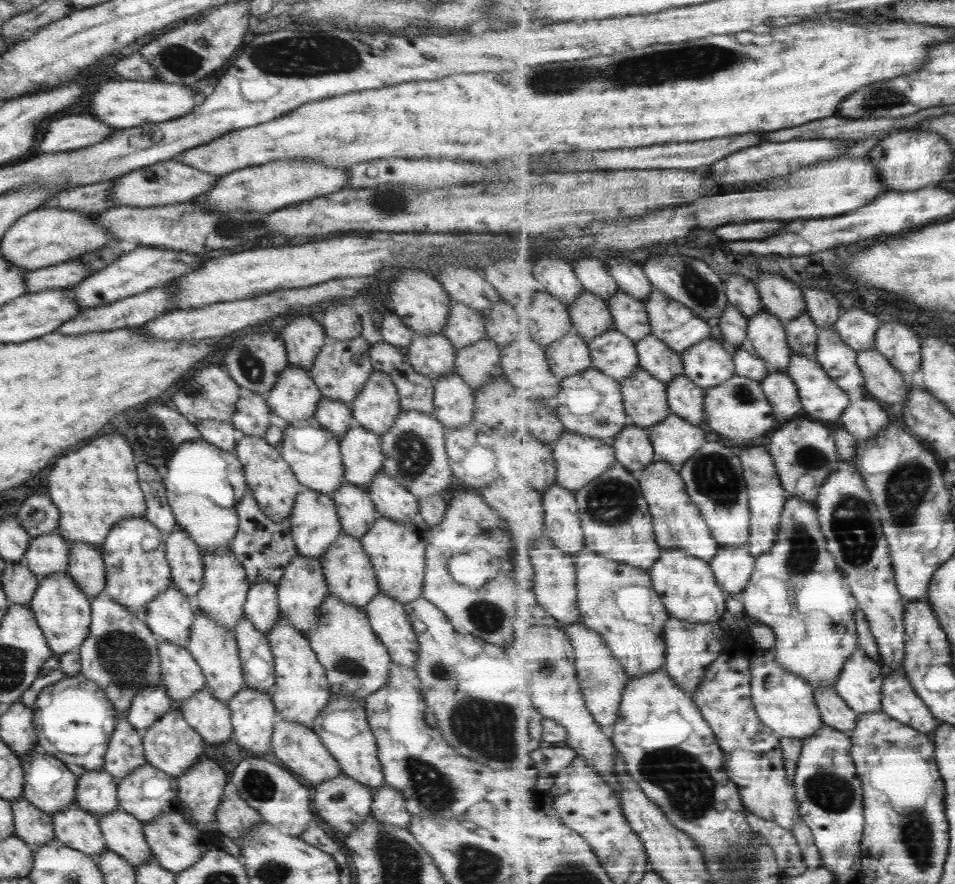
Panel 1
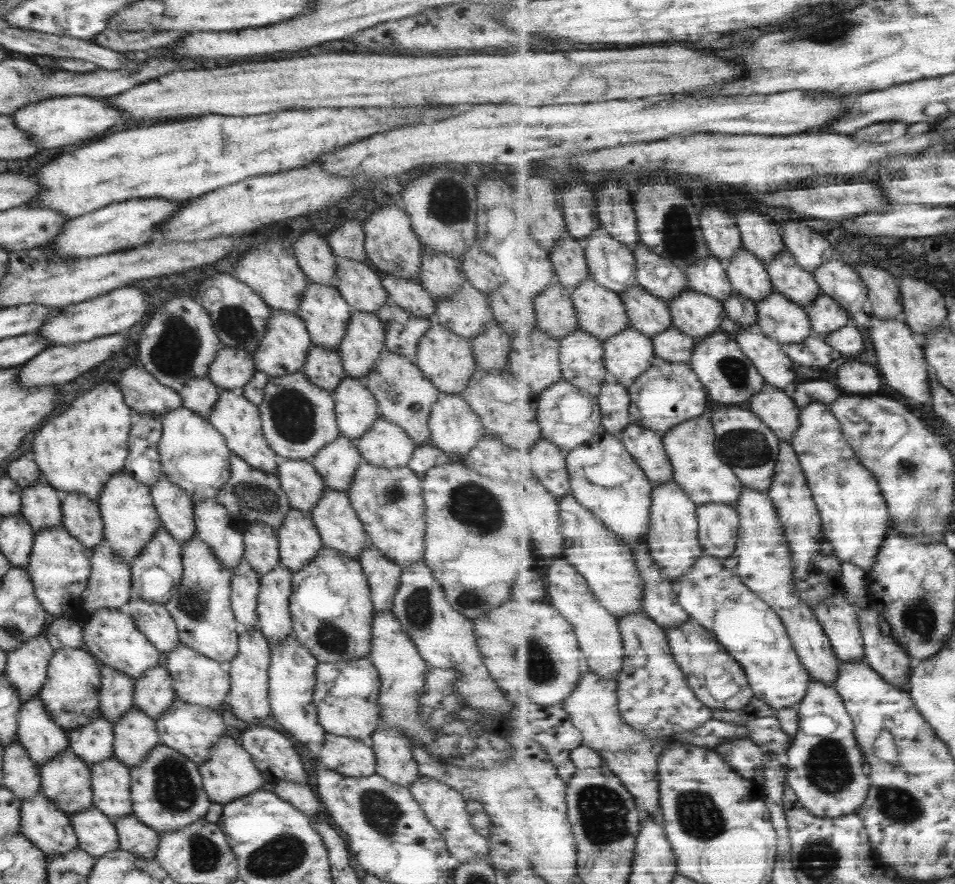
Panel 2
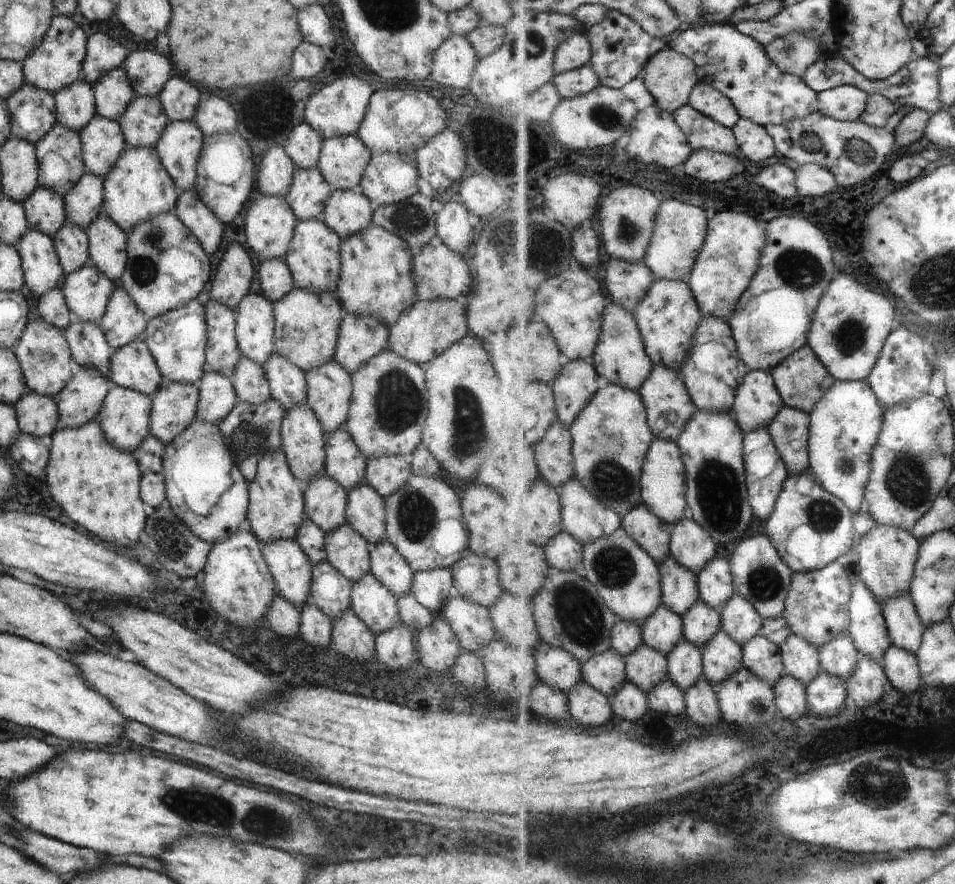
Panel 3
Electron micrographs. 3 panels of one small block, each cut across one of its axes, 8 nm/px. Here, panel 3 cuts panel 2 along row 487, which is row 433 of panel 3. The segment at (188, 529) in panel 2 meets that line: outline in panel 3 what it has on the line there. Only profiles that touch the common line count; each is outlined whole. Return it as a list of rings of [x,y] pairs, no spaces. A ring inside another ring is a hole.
[[[165,379],[151,396],[150,434],[162,444],[170,444],[196,419],[197,385]]]

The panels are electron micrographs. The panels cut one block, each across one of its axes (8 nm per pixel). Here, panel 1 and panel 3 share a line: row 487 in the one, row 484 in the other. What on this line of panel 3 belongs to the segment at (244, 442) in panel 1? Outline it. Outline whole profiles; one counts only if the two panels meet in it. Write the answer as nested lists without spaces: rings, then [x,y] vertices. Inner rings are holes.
[[[283,449],[264,454],[262,462],[257,466],[256,477],[248,483],[249,503],[246,518],[249,530],[262,545],[276,540],[295,540],[298,528],[305,519],[304,491],[307,486],[294,478]]]

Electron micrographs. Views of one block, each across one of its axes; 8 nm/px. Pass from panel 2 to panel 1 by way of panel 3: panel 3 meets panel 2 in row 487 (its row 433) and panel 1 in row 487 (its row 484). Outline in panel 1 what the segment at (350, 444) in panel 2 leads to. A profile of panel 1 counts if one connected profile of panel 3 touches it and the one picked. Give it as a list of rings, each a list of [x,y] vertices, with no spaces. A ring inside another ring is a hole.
[[[345,480],[333,492],[331,499],[335,502],[342,532],[352,538],[361,539],[378,517],[368,490]]]

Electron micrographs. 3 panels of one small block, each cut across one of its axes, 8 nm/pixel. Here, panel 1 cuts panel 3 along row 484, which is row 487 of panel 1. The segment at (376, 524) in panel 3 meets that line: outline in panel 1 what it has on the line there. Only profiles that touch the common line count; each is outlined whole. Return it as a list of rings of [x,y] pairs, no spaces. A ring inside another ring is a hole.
[[[353,423],[339,443],[345,482],[368,490],[376,473],[383,468],[381,436]]]

